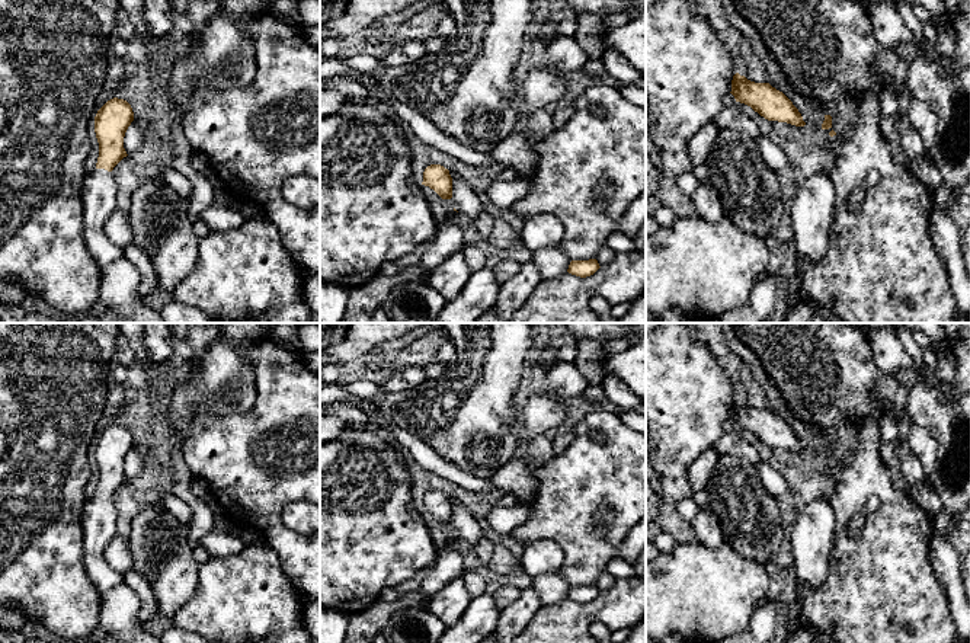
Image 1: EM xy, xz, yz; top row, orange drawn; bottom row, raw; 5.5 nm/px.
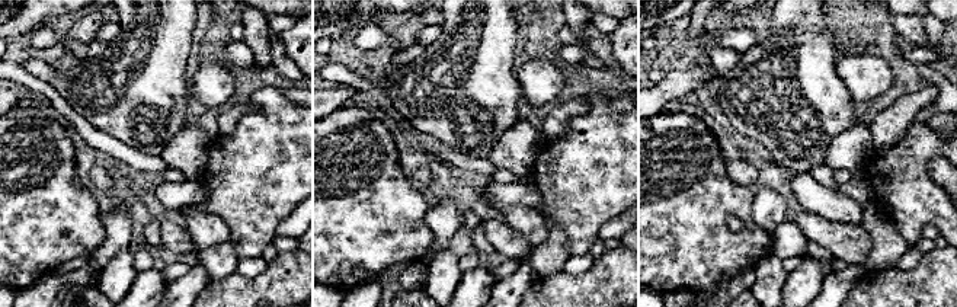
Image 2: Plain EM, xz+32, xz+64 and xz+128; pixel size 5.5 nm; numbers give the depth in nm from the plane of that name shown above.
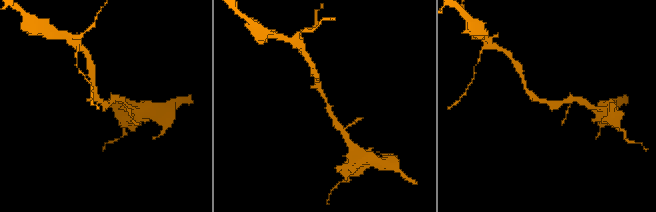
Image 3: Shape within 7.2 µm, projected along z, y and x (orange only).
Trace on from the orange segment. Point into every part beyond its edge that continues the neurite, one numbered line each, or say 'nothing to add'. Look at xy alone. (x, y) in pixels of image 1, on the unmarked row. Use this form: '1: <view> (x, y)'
1: xy (99, 515)

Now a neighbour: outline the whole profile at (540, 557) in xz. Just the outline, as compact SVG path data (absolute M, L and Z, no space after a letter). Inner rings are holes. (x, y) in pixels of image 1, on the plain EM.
M538 540L522 546L522 569L531 578L563 570L566 556L557 543L551 540Z

